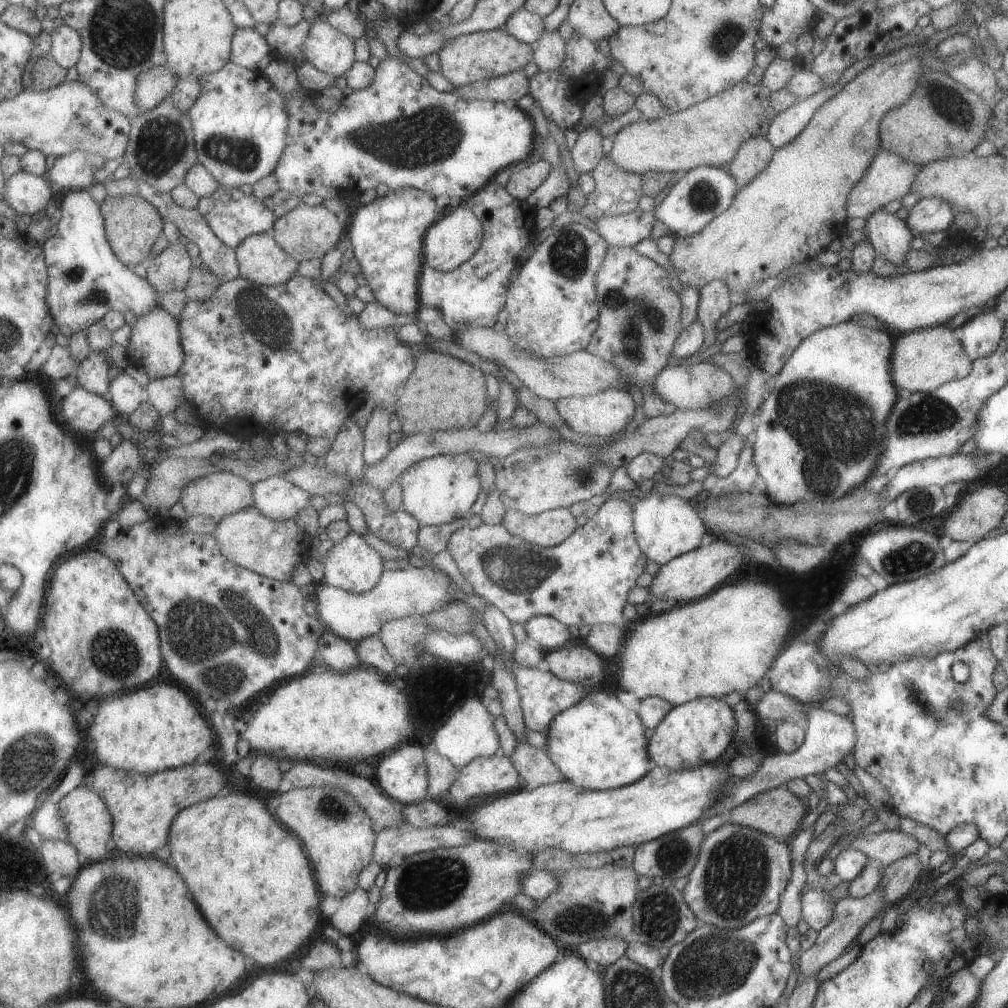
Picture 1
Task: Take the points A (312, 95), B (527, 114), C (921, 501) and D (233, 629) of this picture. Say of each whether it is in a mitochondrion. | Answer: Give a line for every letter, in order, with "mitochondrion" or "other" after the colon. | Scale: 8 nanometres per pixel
A: other
B: other
C: mitochondrion
D: mitochondrion

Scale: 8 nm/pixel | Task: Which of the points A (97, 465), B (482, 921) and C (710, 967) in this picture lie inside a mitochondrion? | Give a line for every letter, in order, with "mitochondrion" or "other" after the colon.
A: other
B: other
C: mitochondrion

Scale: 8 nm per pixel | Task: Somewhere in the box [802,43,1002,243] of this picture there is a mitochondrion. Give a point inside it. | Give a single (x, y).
(958, 109)

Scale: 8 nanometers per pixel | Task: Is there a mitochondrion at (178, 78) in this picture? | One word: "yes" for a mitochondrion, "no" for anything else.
no

